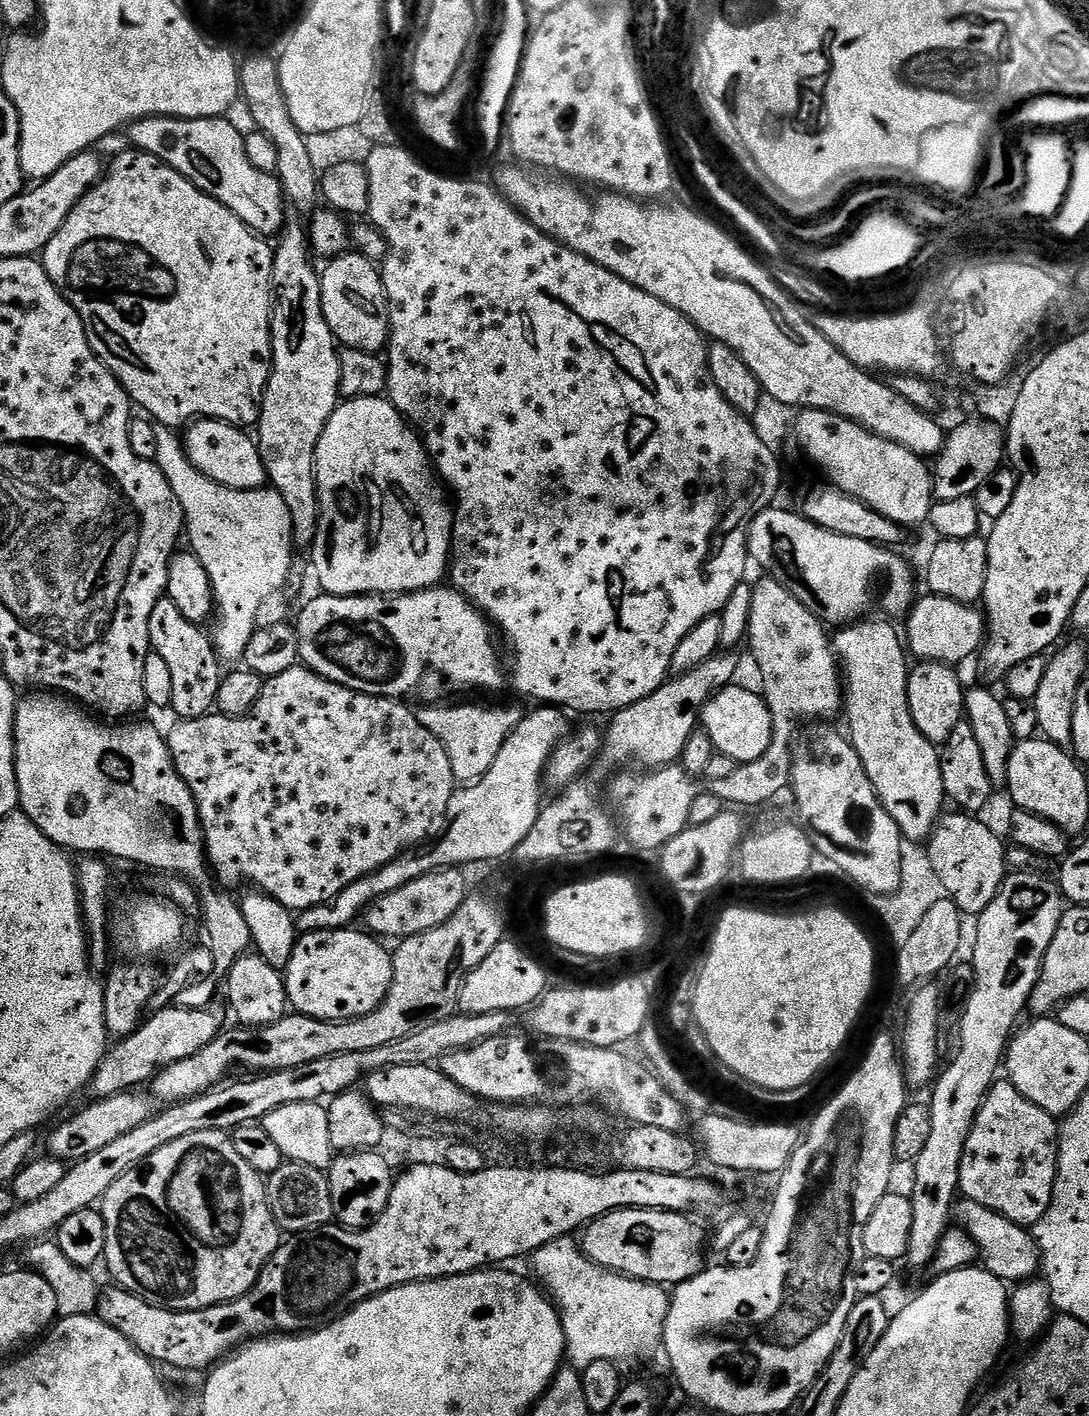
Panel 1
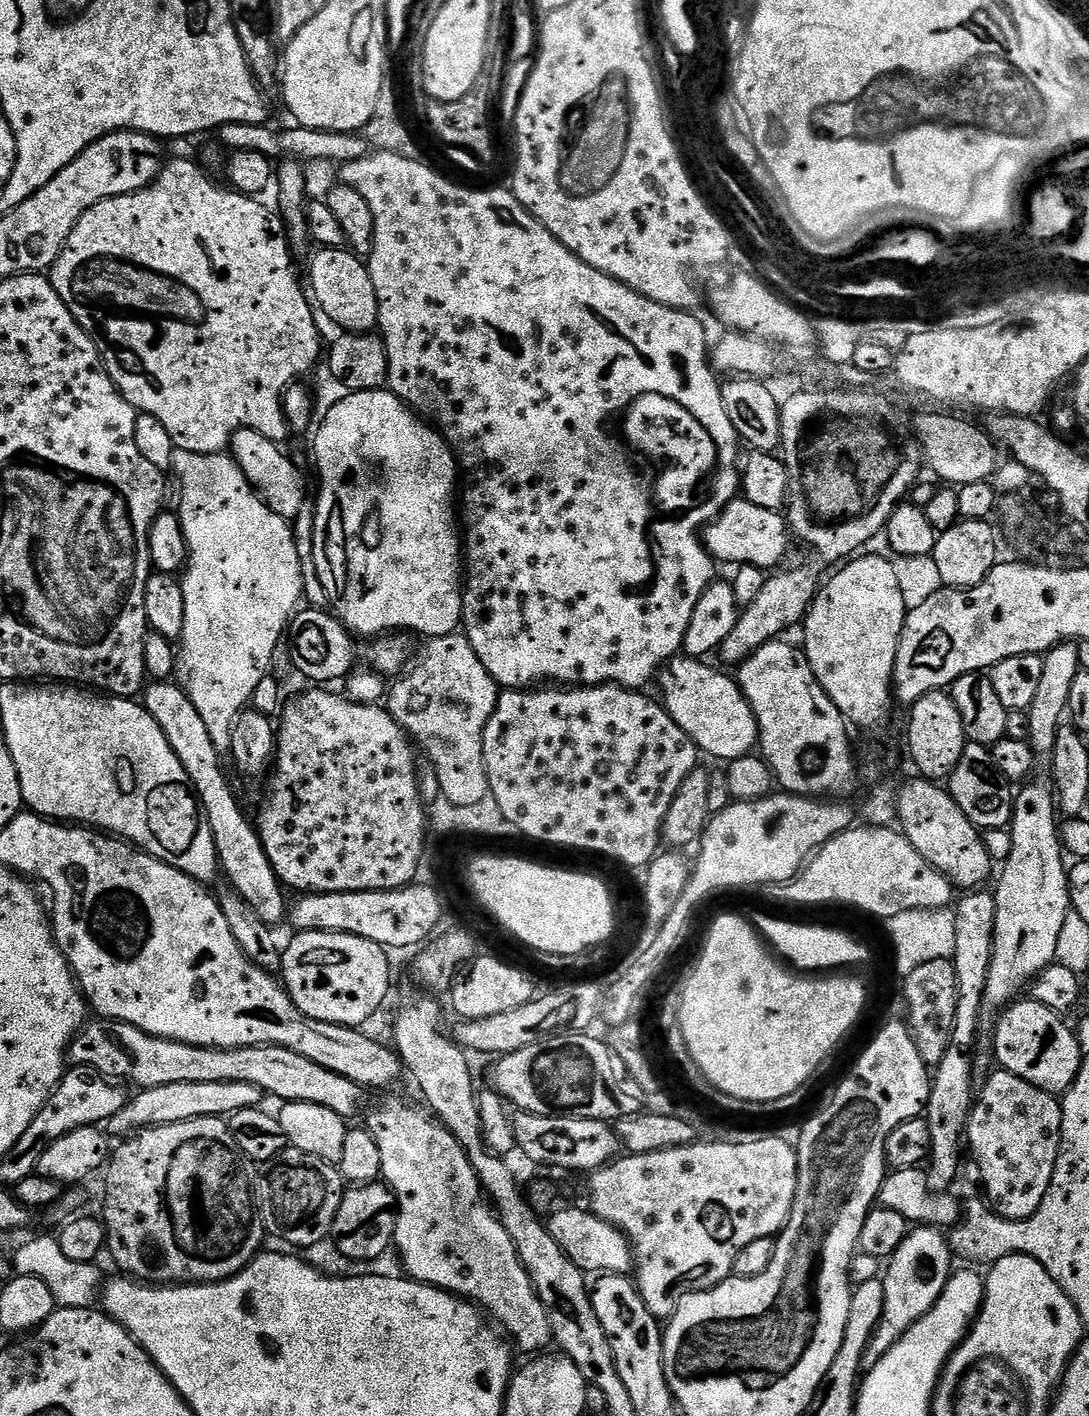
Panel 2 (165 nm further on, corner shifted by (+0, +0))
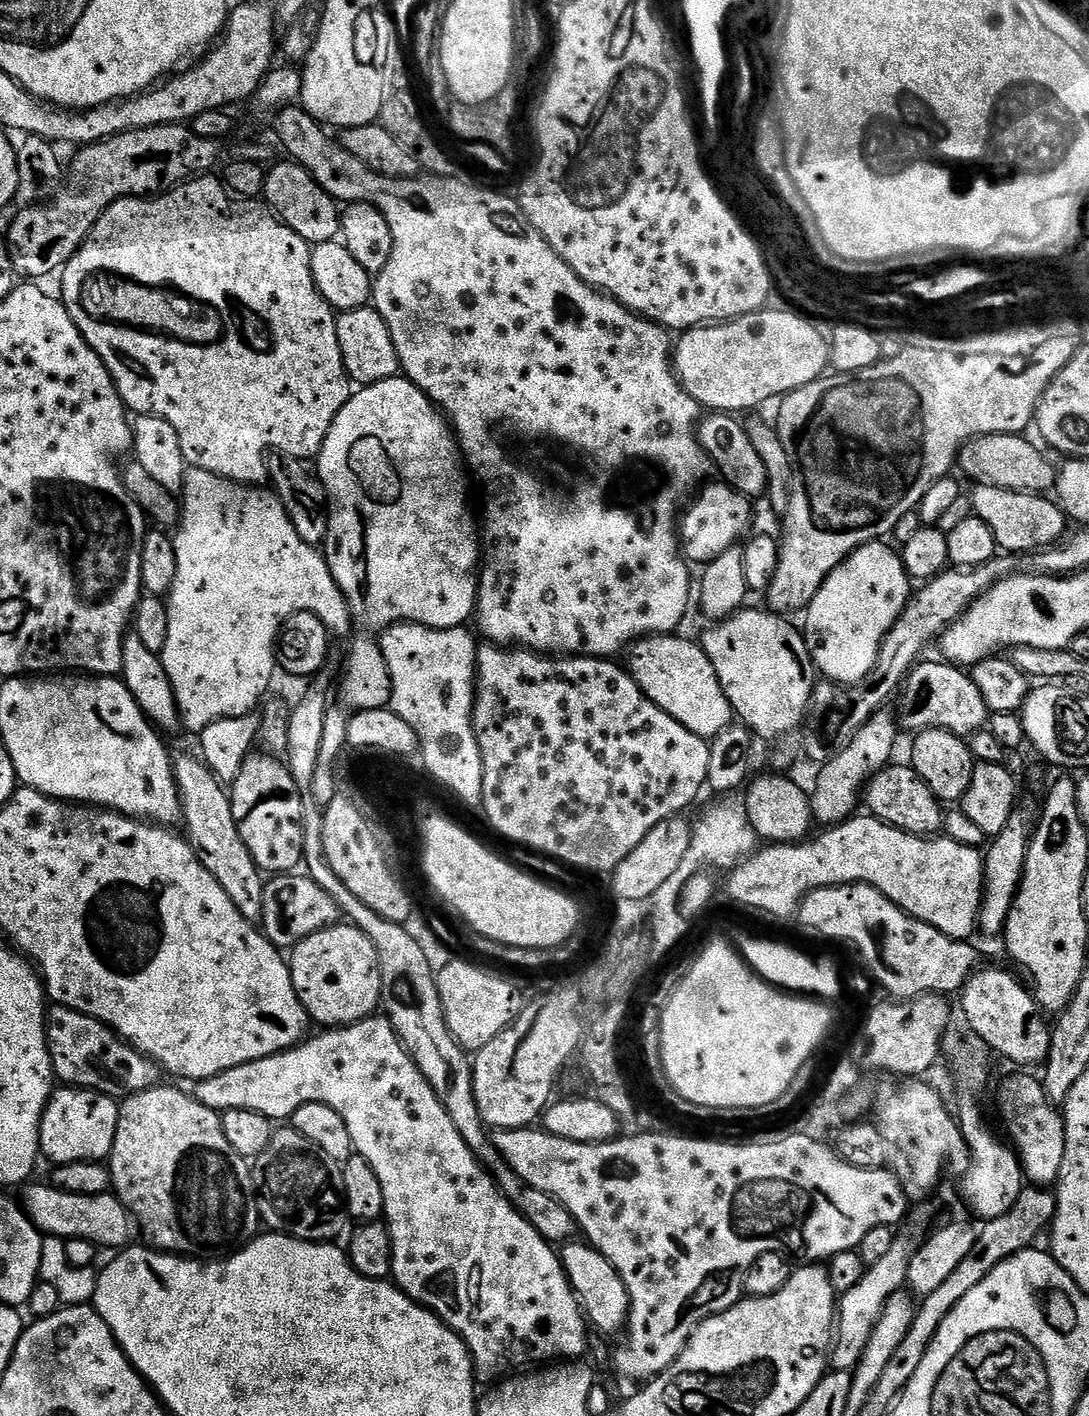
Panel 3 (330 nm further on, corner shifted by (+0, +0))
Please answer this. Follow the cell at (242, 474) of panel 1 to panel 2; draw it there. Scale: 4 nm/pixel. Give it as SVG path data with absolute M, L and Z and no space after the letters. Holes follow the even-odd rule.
M240 428L232 435L230 455L242 470L244 477L260 493L265 504L270 506L270 510L274 510L284 520L292 522L306 506L304 480L280 448L283 447L277 441L258 434L258 430Z

